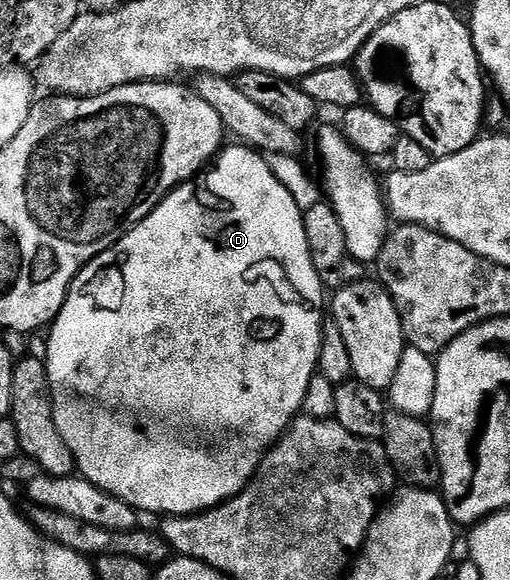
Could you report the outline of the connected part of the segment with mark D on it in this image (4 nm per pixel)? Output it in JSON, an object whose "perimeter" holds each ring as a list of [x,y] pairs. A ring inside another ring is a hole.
{"perimeter":[[[235,146],[239,148],[224,147],[213,163],[206,170],[194,176],[193,179],[185,181],[175,188],[166,198],[160,202],[149,215],[133,230],[126,232],[120,240],[109,250],[105,250],[97,258],[93,258],[75,276],[71,288],[67,291],[65,302],[57,314],[57,318],[49,325],[51,337],[47,340],[47,377],[51,383],[51,405],[55,411],[57,430],[69,446],[69,450],[75,459],[75,467],[86,480],[96,484],[101,490],[113,494],[129,506],[133,506],[136,512],[146,514],[152,512],[156,518],[165,516],[198,516],[201,512],[207,512],[215,508],[225,500],[231,500],[241,489],[255,477],[255,471],[263,461],[264,453],[274,445],[275,441],[290,428],[296,418],[302,413],[305,402],[305,390],[309,390],[309,382],[316,376],[319,366],[319,351],[323,345],[323,322],[325,319],[325,296],[323,300],[324,277],[313,266],[313,258],[309,254],[309,242],[305,238],[305,226],[303,225],[303,214],[293,195],[274,176],[267,165],[266,159],[256,149],[250,146]]]}

